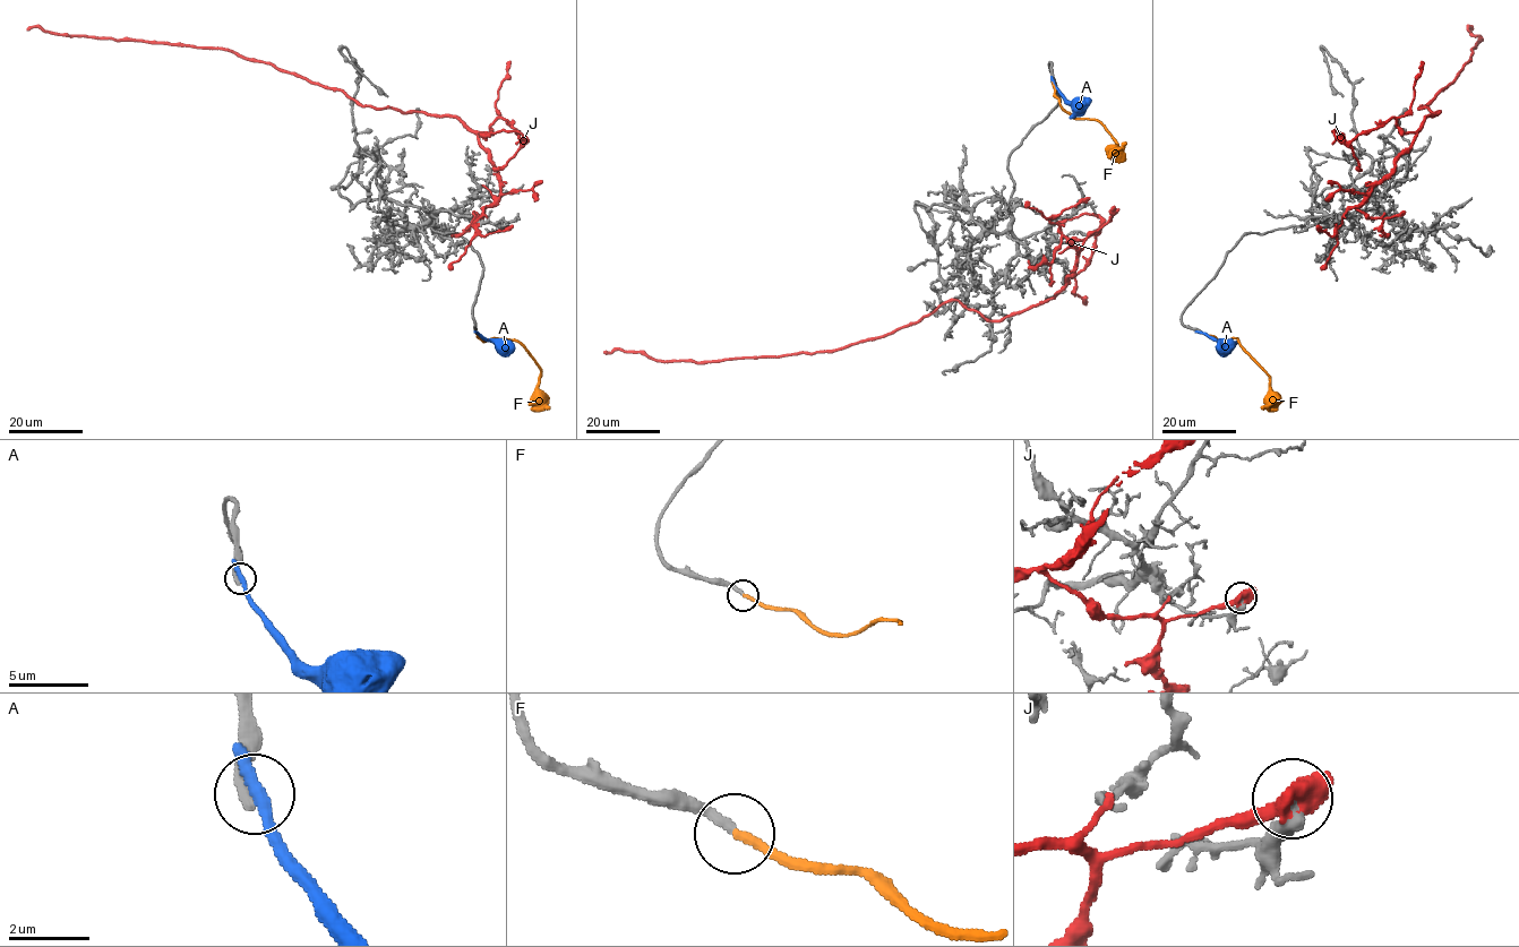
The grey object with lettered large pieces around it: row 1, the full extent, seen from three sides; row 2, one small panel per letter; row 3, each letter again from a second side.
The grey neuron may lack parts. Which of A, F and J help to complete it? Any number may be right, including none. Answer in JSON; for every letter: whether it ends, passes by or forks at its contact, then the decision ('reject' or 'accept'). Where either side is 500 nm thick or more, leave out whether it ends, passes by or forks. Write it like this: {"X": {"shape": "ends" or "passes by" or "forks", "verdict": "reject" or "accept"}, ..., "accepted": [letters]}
{"A": {"shape": "passes by", "verdict": "reject"}, "F": {"shape": "ends", "verdict": "accept"}, "J": {"verdict": "reject"}, "accepted": ["F"]}

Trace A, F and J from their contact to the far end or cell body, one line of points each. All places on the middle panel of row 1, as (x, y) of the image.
A: (1053, 80), (1067, 101), (1086, 101), (1089, 104)
F: (1052, 82), (1061, 106), (1075, 118), (1097, 120), (1117, 143), (1115, 151), (1126, 141)
J: (1050, 282), (1064, 237), (1075, 273), (1000, 319), (950, 300), (823, 351), (694, 362), (603, 352)

